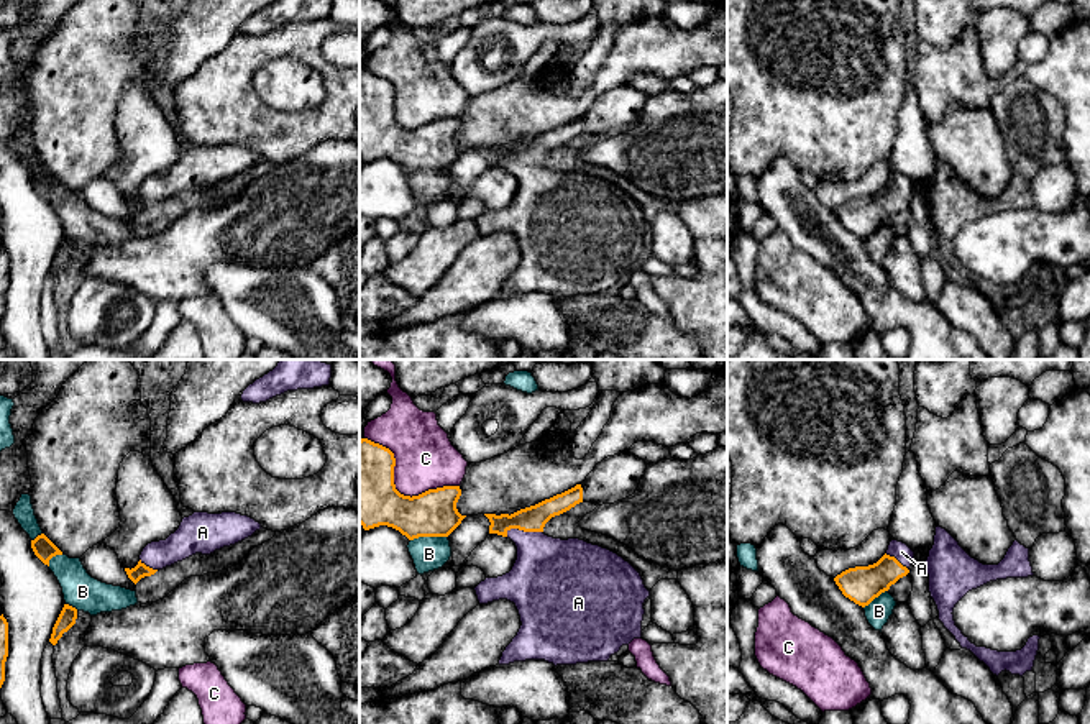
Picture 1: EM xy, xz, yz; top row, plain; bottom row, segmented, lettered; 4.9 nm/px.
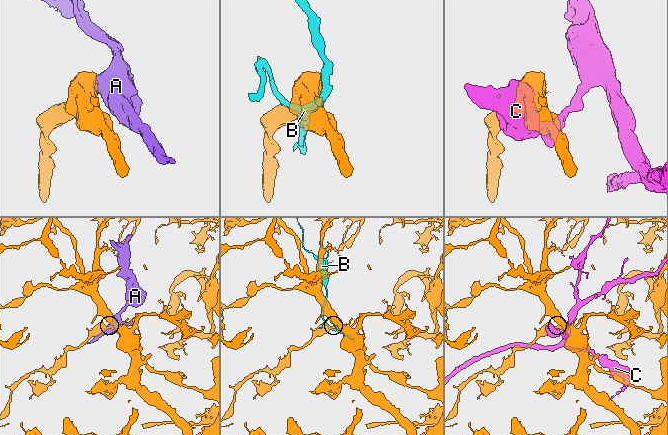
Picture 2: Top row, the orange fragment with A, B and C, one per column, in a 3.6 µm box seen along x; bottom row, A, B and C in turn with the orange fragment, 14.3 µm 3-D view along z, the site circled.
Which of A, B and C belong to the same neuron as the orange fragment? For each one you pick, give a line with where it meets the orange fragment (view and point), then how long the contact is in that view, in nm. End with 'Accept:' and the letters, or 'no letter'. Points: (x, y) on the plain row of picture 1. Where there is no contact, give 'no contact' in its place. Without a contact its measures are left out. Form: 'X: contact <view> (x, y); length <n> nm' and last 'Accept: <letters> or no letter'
A: contact xz (522, 161); length 190 nm
Accept: A

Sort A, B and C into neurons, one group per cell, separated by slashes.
A / B / C

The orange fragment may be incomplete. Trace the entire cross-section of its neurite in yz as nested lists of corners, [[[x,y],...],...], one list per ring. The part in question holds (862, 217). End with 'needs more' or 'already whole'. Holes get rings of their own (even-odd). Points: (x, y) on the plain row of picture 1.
[[[891,172],[886,186],[877,195],[849,200],[834,213],[845,230],[865,240],[906,208],[913,194],[914,184],[906,176]]]; needs more

